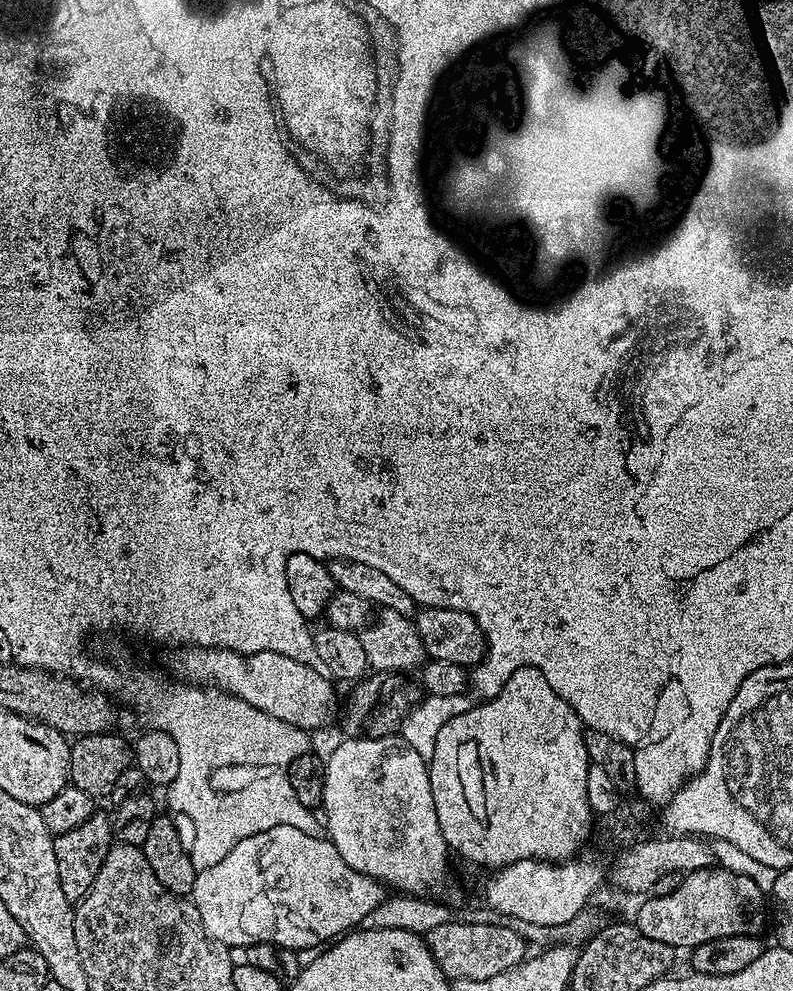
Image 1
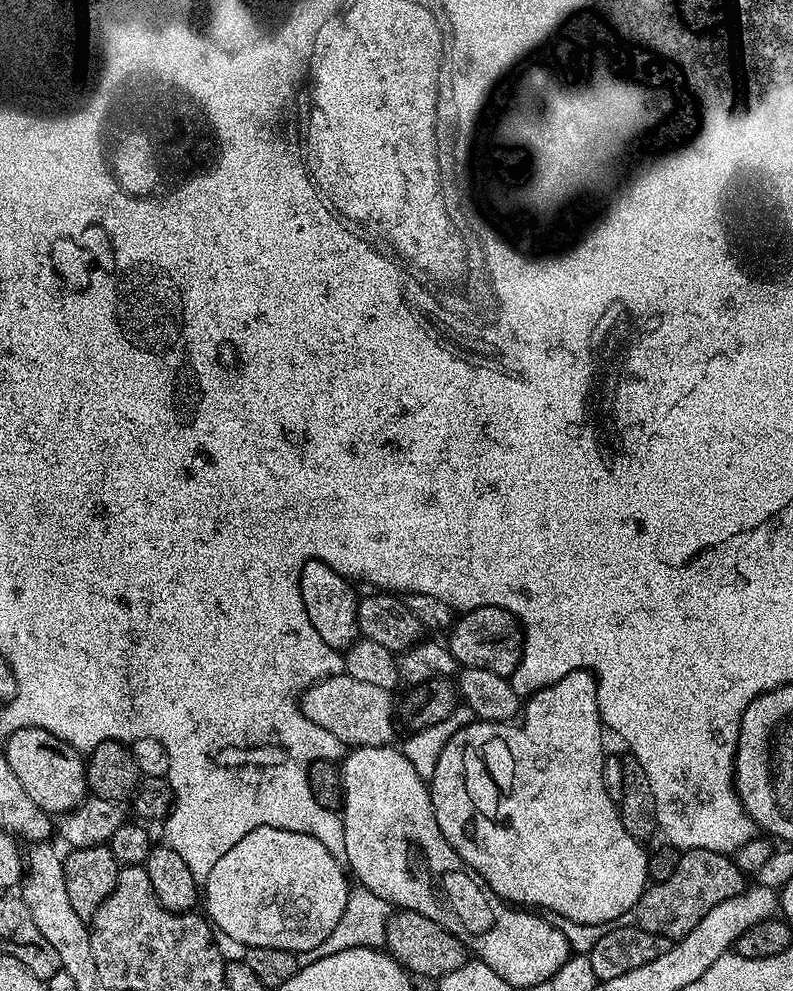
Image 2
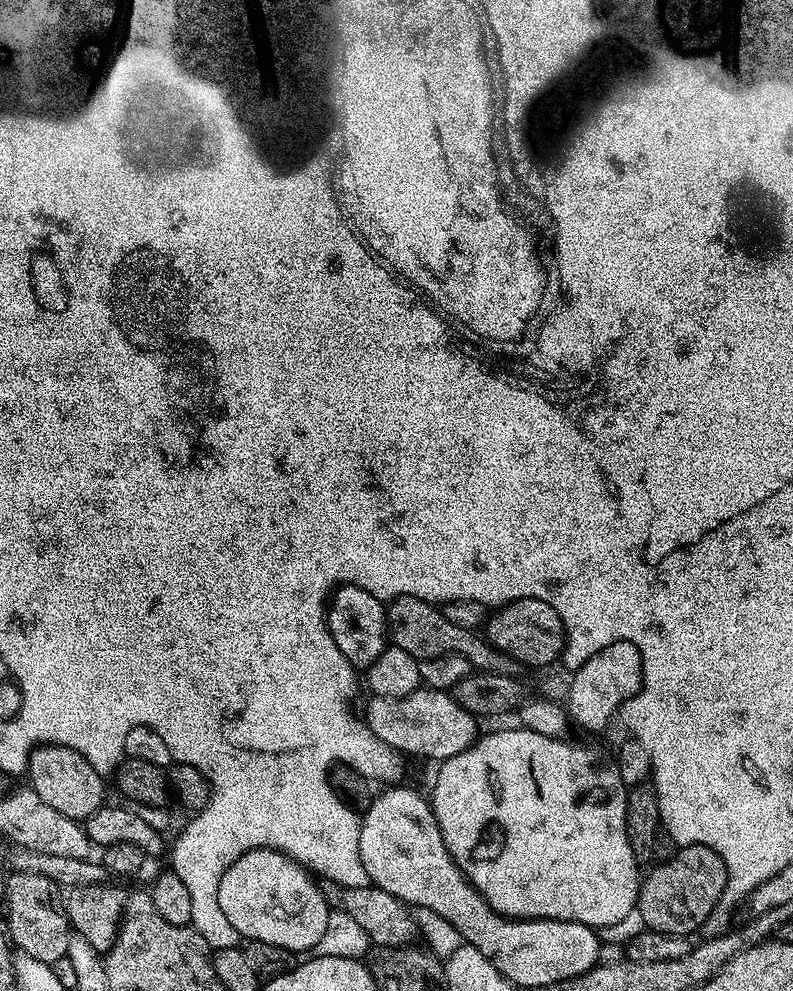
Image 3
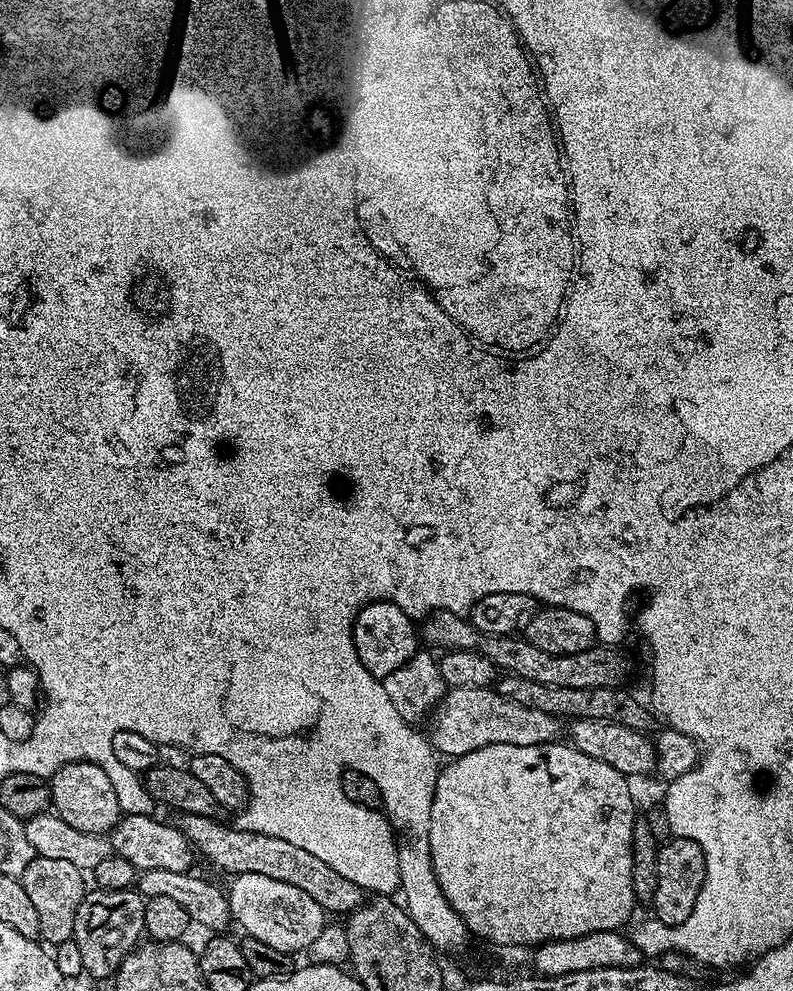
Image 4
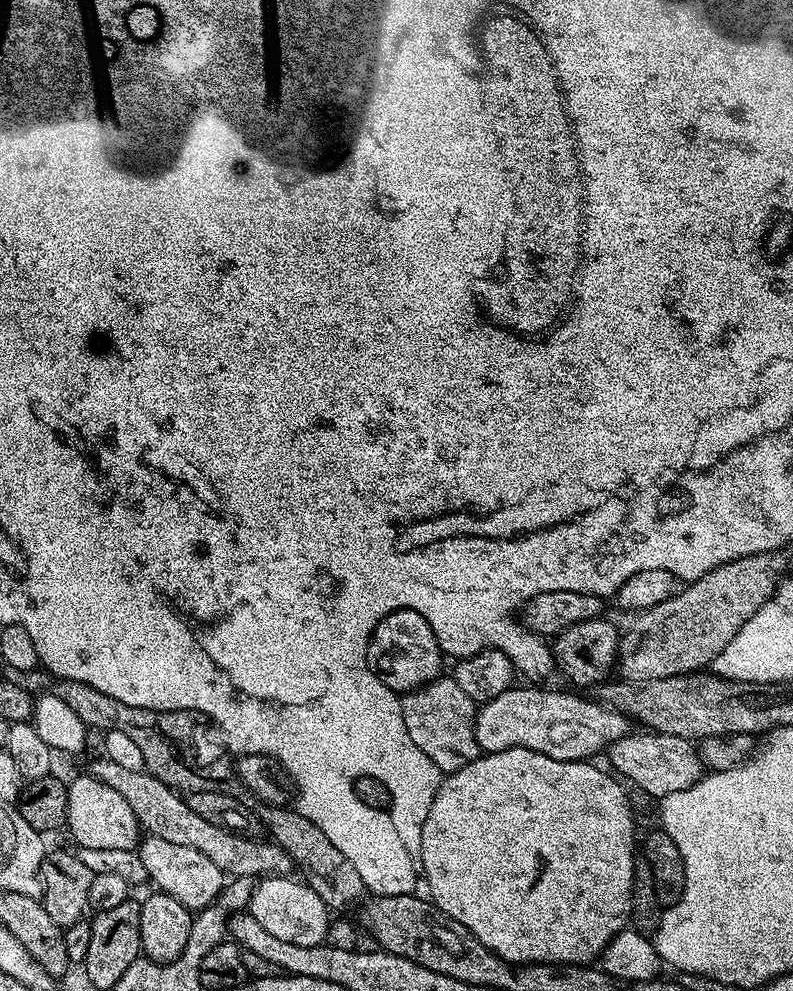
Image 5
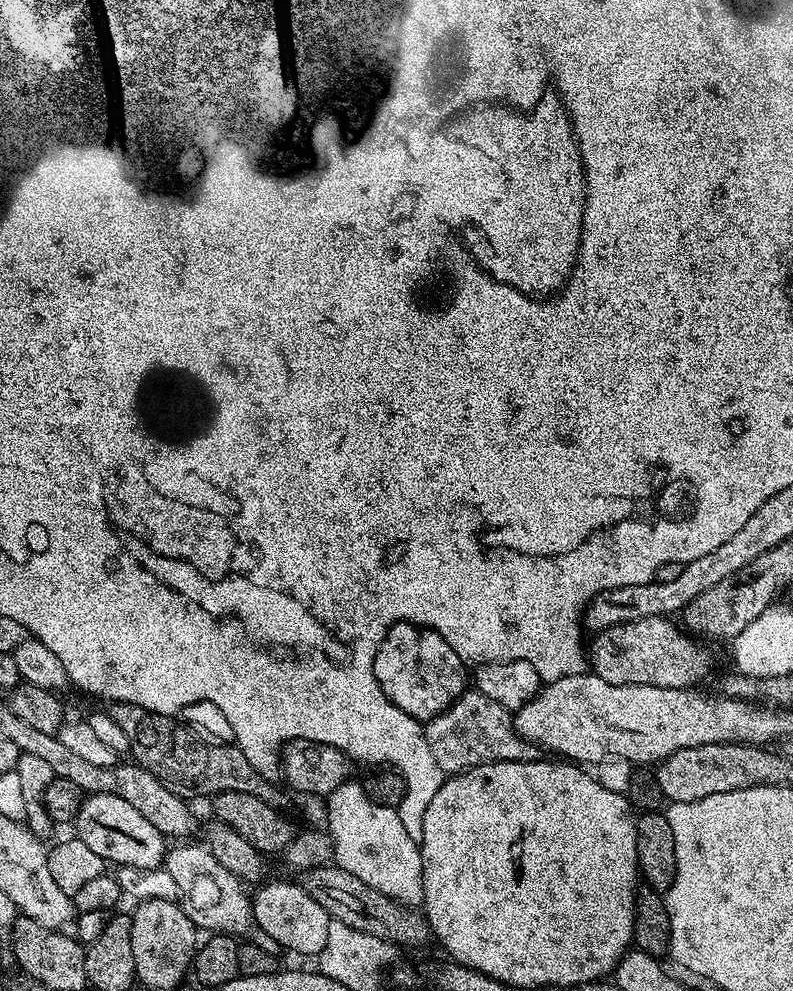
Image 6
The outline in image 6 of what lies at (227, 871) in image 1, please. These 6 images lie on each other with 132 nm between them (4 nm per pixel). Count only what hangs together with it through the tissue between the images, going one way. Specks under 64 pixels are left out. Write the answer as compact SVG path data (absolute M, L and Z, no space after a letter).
M280 880L277 884L263 884L259 885L261 888L257 890L256 896L254 892L251 897L252 919L255 927L270 938L274 938L274 942L281 949L289 948L300 956L319 957L322 946L326 946L326 933L330 930L330 918L326 910L322 910L322 906L318 906L318 902L314 902L314 898L310 898L310 894L306 894L306 890L300 887L299 883L287 884L286 881Z

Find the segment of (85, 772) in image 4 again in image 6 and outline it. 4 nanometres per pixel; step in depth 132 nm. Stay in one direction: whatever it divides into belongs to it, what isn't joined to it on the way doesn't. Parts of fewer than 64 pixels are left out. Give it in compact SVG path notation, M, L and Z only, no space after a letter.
M88 794L74 821L75 835L98 857L112 866L138 866L139 868L159 868L166 855L166 837L154 830L151 822L146 822L130 802L114 794Z

